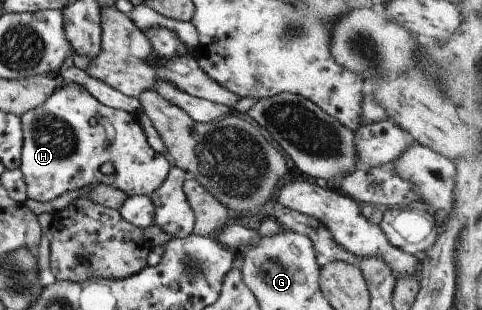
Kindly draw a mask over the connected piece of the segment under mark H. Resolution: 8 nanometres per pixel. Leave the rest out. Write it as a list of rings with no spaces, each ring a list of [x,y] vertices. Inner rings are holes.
[[[60,84],[43,105],[23,113],[20,119],[24,141],[19,169],[27,197],[37,202],[49,202],[65,192],[100,184],[113,185],[129,197],[151,195],[172,167],[149,146],[143,117],[103,106],[80,84]],[[107,162],[113,164],[114,171],[105,175],[100,168]]]

